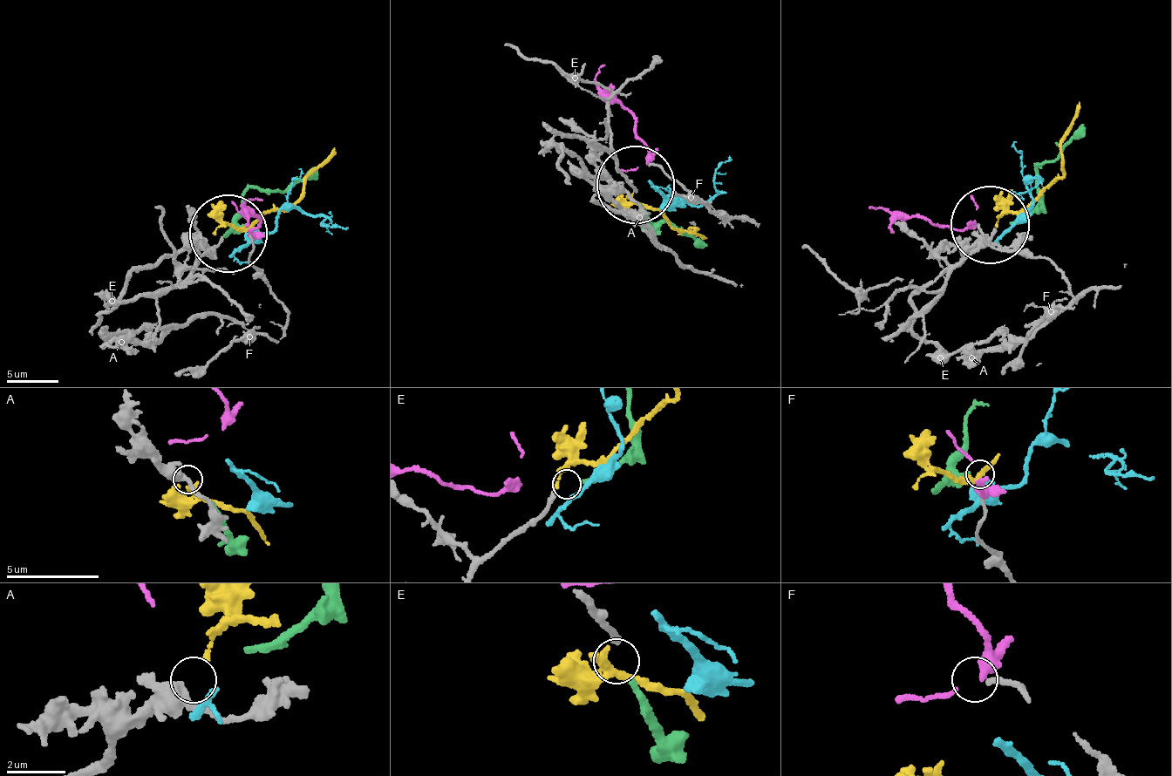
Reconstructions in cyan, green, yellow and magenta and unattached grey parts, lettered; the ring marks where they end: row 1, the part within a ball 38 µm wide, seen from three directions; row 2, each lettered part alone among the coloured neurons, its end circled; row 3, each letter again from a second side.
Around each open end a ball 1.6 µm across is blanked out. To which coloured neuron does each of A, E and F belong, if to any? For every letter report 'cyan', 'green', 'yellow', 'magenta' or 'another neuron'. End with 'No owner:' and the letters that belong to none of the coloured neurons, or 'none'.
A: yellow
E: green
F: magenta
No owner: none

